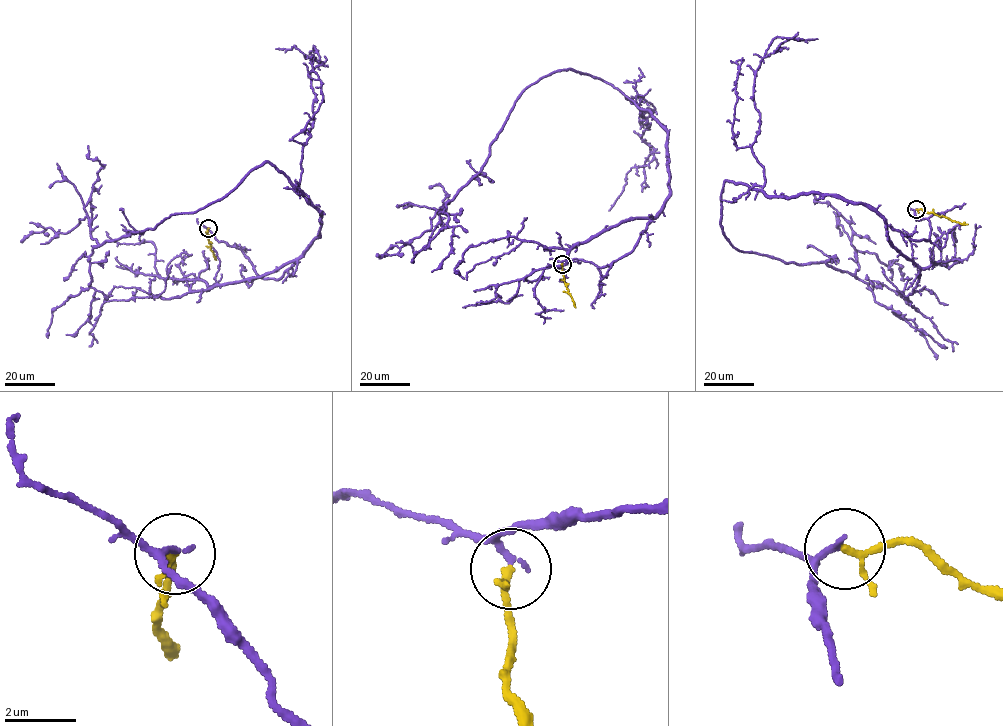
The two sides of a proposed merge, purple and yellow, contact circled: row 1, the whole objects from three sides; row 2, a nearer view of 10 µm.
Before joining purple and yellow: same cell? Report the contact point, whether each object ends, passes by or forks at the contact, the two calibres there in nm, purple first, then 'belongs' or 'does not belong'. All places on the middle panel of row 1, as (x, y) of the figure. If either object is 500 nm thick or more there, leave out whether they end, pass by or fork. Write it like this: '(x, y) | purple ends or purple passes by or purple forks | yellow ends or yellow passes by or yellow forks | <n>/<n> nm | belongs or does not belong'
(562, 264) | purple passes by | yellow passes by | 140/150 nm | belongs

